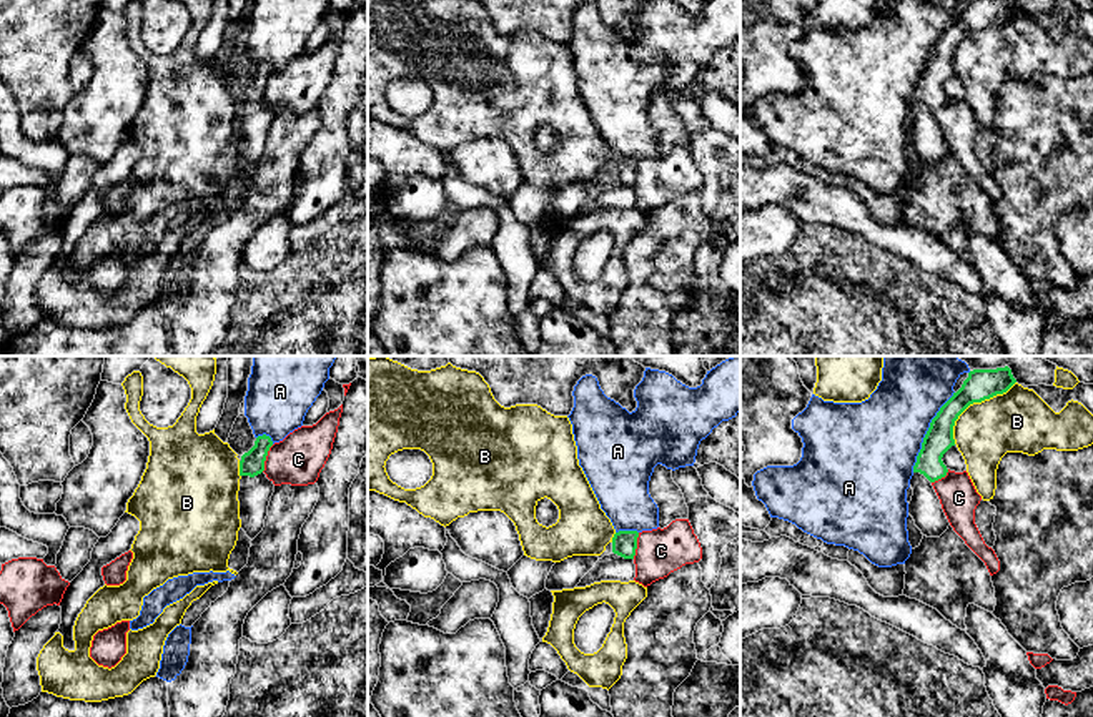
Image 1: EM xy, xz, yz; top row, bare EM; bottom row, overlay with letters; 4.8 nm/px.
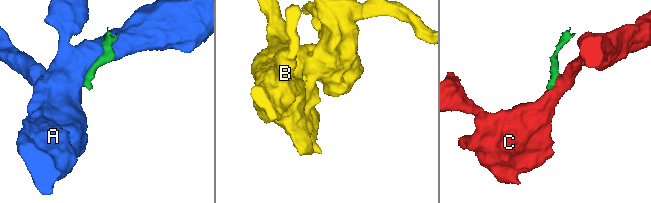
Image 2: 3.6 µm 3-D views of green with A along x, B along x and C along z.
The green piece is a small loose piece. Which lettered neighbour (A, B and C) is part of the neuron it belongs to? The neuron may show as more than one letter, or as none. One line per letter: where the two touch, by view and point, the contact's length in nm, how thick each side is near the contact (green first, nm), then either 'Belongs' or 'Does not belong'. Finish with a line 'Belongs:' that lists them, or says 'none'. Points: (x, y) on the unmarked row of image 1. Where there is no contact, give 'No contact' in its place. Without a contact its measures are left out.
A: Touches green at yz (927, 59). Shared border 440 nm. Thickness 140 nm (green) against 420 nm. Does not belong
B: Touches green at yz (974, 29). Shared border 420 nm. Thickness 140 nm (green) against 300 nm. Does not belong
C: Touches green at xy (265, 85). Shared border 150 nm. Thickness 120 nm (green) against 240 nm. Does not belong
Belongs: none

